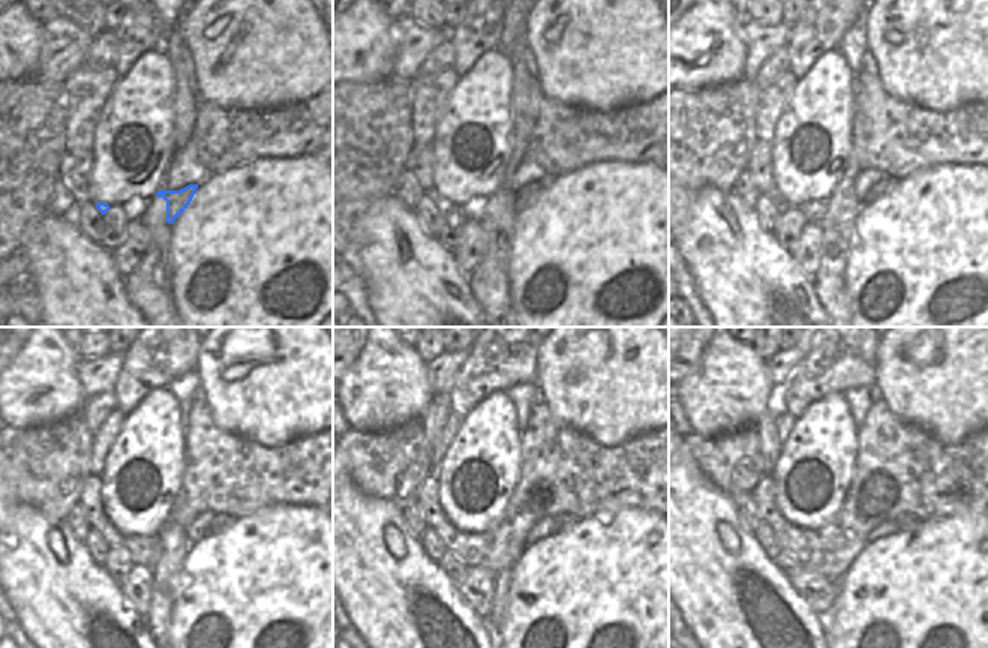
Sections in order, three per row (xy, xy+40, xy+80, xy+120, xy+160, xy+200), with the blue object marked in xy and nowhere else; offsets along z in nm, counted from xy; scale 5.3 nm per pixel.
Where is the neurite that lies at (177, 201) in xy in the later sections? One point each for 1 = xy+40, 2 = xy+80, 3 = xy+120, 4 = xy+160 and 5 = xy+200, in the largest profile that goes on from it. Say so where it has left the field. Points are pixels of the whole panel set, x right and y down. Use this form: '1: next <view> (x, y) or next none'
1: next xy+40 (528, 194)
2: next xy+80 (885, 183)
3: next xy+120 (221, 521)
4: next xy+160 (562, 521)
5: next xy+200 (903, 521)

